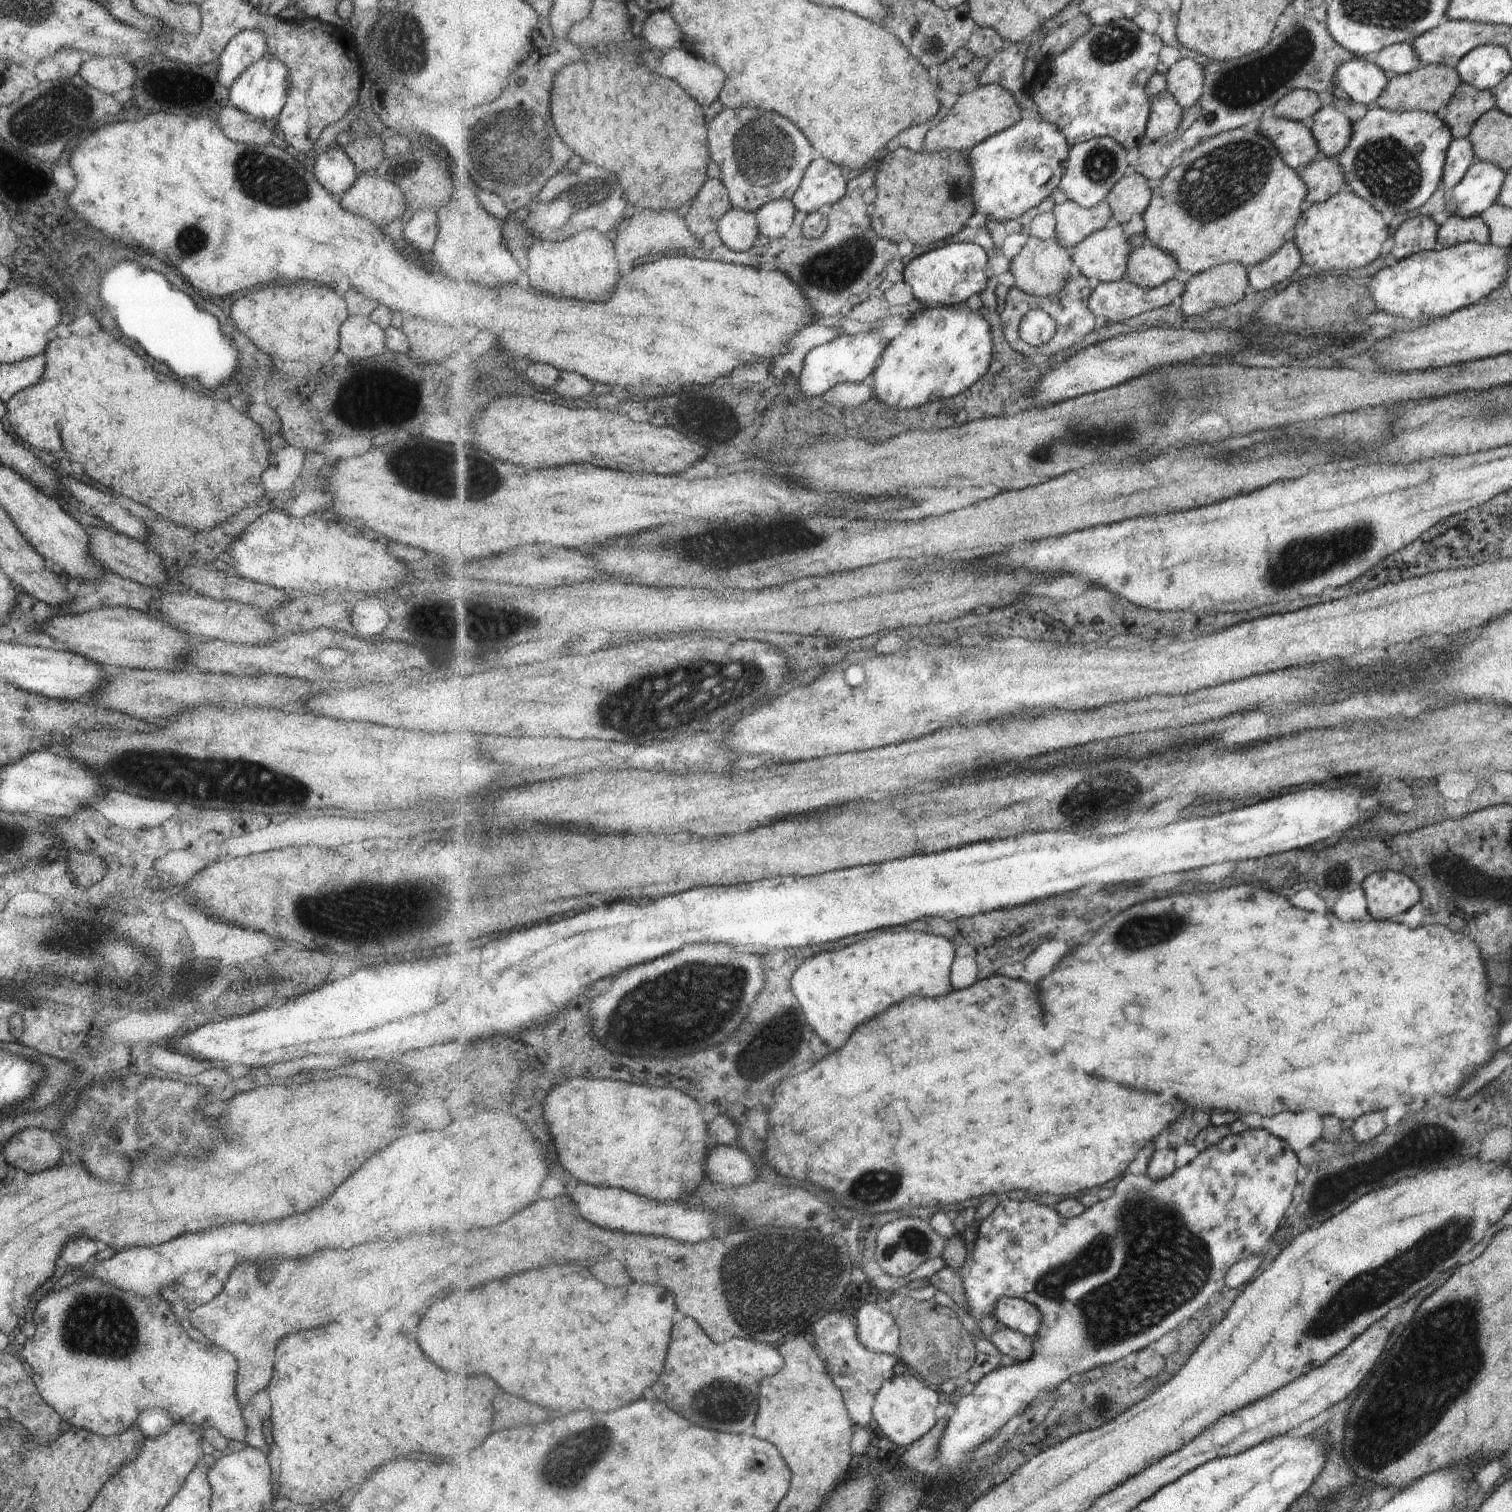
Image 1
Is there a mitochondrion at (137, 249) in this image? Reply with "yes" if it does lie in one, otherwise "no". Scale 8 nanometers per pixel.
no

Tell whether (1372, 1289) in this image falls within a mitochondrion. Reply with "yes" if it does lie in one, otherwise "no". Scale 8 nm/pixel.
yes

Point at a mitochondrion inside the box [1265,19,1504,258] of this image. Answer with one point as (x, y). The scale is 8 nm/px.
(1385, 167)

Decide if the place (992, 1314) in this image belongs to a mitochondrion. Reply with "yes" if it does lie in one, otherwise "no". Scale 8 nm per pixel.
no

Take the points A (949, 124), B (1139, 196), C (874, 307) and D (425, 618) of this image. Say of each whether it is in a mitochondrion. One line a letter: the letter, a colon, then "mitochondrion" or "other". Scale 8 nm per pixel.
A: other
B: other
C: other
D: mitochondrion

